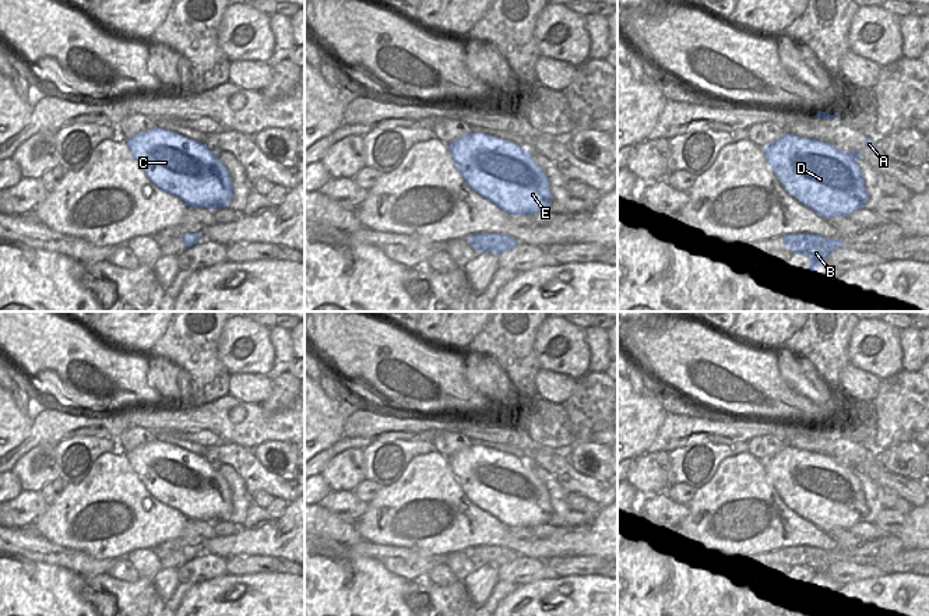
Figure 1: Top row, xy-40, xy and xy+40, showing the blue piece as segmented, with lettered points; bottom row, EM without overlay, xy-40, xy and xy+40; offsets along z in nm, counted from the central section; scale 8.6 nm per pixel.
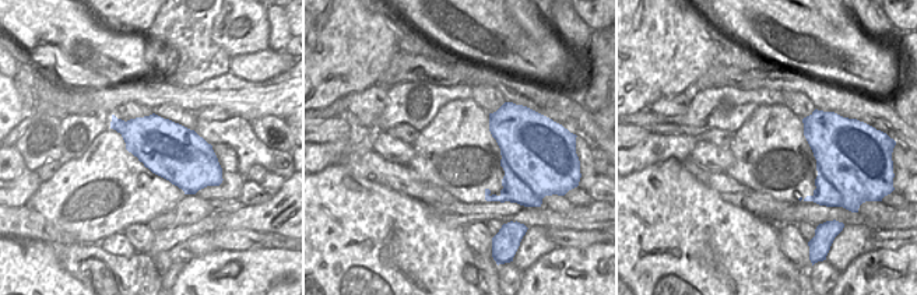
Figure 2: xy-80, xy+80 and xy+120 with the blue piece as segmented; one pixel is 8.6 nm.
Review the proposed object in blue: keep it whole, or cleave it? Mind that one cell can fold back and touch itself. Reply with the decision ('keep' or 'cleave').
keep

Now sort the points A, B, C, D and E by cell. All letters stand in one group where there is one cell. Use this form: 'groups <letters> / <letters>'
groups A B C D E

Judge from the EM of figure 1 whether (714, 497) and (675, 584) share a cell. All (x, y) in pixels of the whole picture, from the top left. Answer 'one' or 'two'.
two

